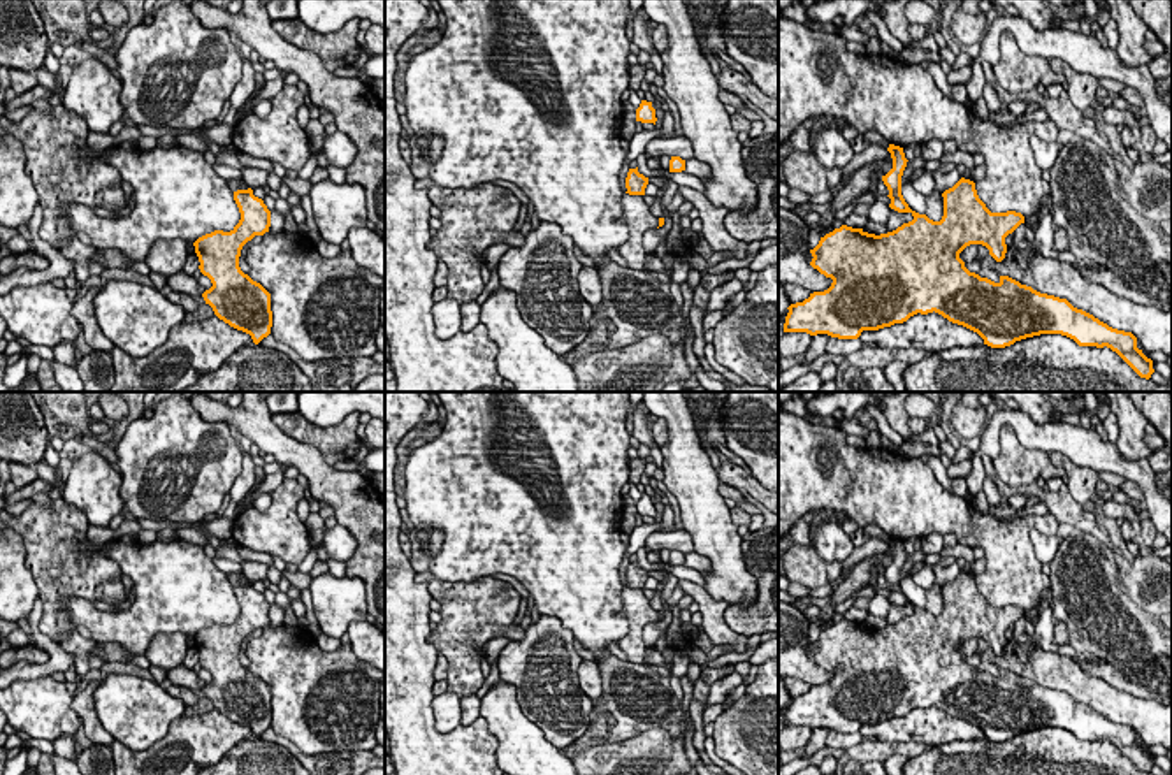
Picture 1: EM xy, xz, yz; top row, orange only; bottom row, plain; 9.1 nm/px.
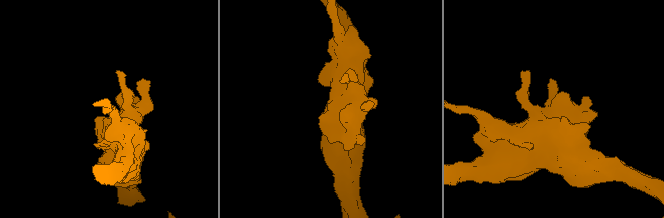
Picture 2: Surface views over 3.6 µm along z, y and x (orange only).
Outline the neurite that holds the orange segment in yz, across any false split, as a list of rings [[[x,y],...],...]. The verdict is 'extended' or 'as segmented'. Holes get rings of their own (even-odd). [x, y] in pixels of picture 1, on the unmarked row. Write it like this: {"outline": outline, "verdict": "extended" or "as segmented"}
{"outline": [[[889,538],[887,545],[893,562],[882,575],[889,583],[889,601],[910,606],[914,613],[880,629],[842,619],[821,631],[810,643],[810,659],[833,677],[791,698],[784,726],[857,733],[863,724],[935,705],[977,726],[991,742],[1061,728],[1079,740],[1107,740],[1140,771],[1151,771],[1153,754],[1137,742],[1132,726],[1112,722],[1067,692],[1040,687],[1009,670],[995,677],[965,661],[959,647],[970,638],[986,640],[1002,655],[1005,631],[1024,617],[1021,606],[991,606],[979,592],[975,576],[961,571],[942,587],[944,610],[933,615],[912,605],[901,589],[908,555],[903,541]]], "verdict": "as segmented"}

